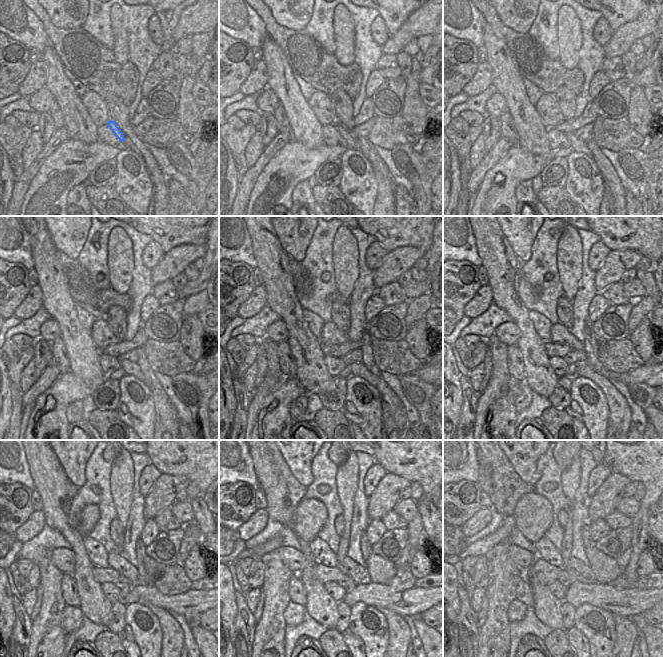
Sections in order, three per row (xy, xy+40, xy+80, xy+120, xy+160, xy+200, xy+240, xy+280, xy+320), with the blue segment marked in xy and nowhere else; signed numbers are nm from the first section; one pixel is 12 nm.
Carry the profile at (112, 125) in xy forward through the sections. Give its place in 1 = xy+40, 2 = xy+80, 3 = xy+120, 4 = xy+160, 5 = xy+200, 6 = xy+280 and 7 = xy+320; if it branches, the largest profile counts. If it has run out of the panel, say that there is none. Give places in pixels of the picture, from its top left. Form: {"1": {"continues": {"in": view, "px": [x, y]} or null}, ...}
{"1": {"continues": {"in": "xy+40", "px": [344, 133]}}, "2": {"continues": {"in": "xy+80", "px": [577, 145]}}, "3": {"continues": {"in": "xy+120", "px": [129, 368]}}, "4": {"continues": {"in": "xy+160", "px": [358, 369]}}, "5": {"continues": {"in": "xy+200", "px": [585, 370]}}, "6": {"continues": {"in": "xy+280", "px": [402, 631]}}, "7": {"continues": {"in": "xy+320", "px": [627, 630]}}}

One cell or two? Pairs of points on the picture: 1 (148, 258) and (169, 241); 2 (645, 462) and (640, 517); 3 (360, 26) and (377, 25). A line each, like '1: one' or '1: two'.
1: two
2: one
3: two

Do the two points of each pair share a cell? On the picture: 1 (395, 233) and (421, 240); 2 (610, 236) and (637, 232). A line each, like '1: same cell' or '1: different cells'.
1: same cell
2: same cell

